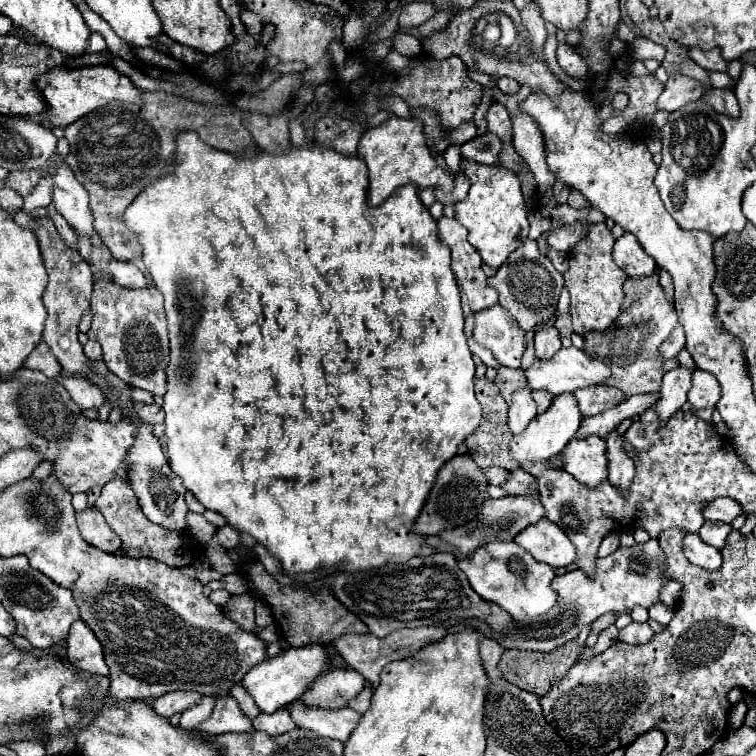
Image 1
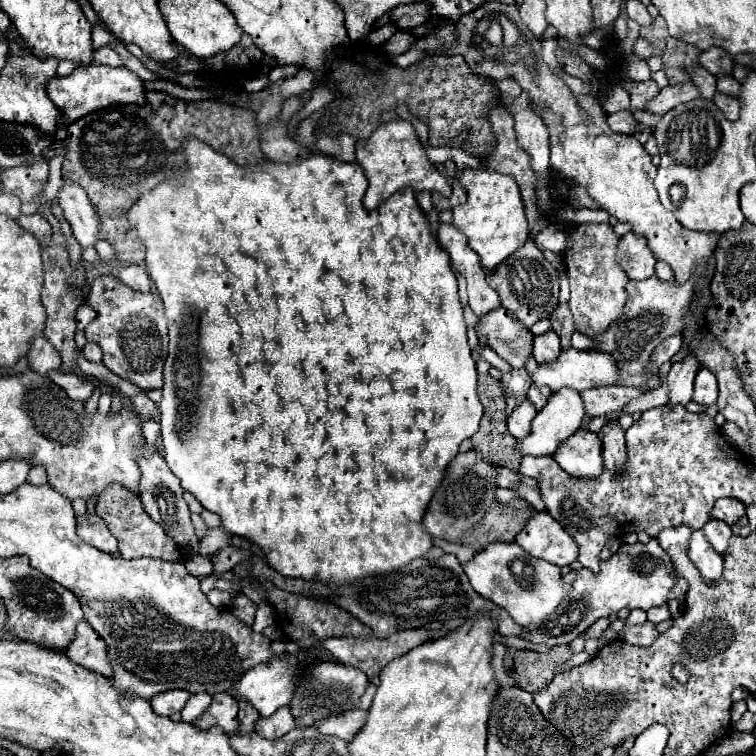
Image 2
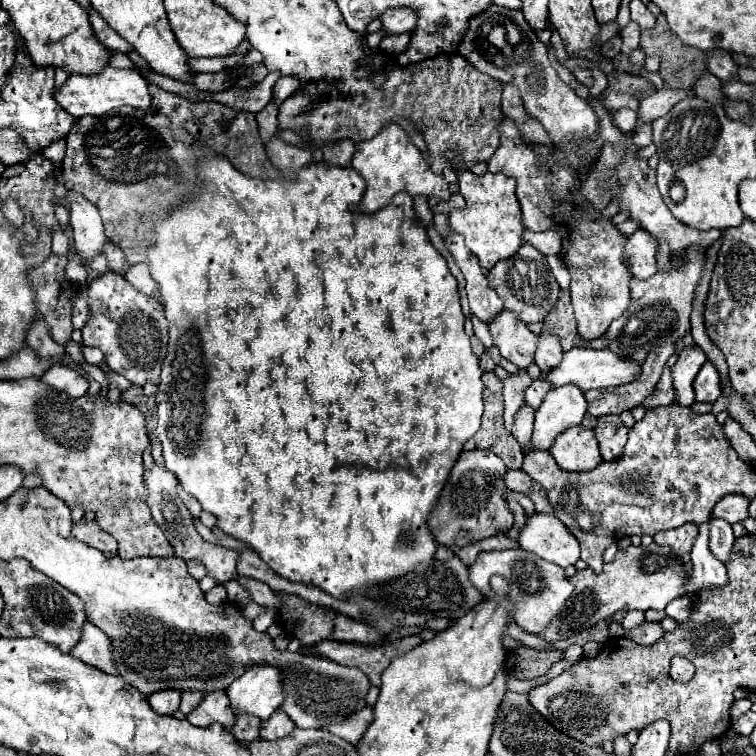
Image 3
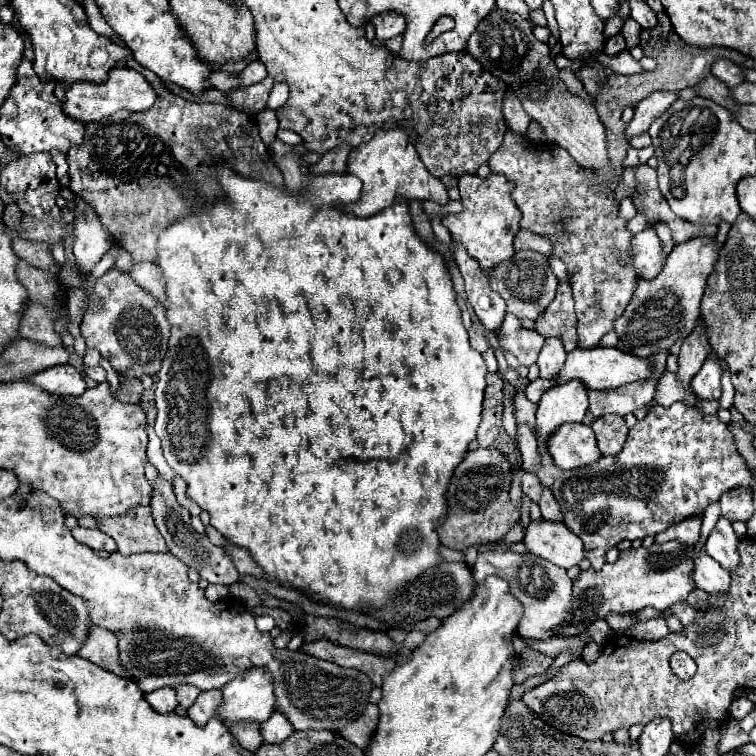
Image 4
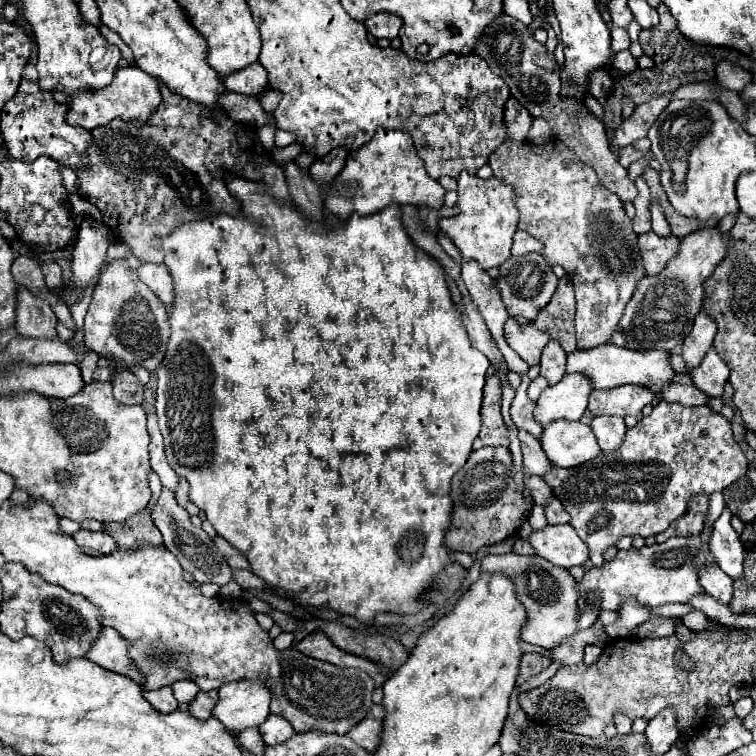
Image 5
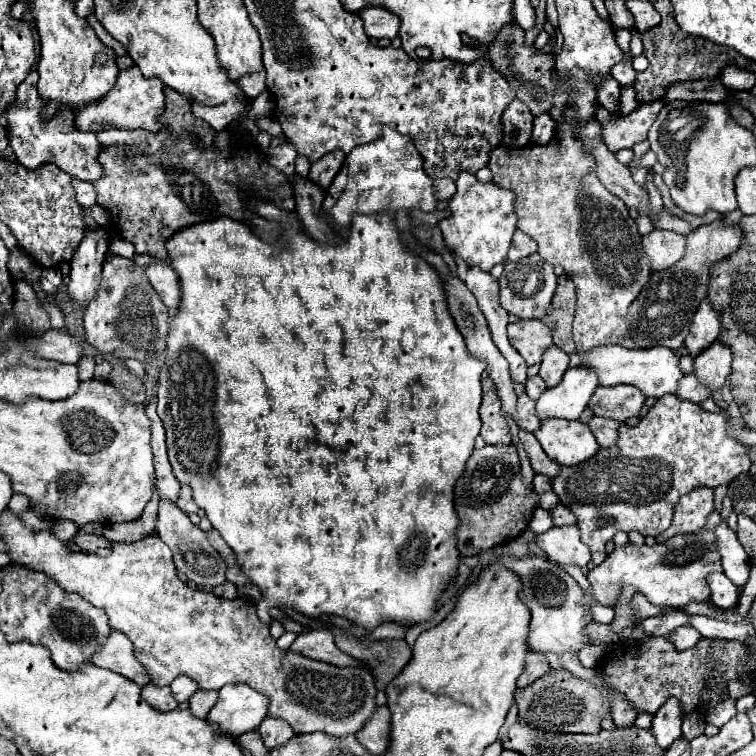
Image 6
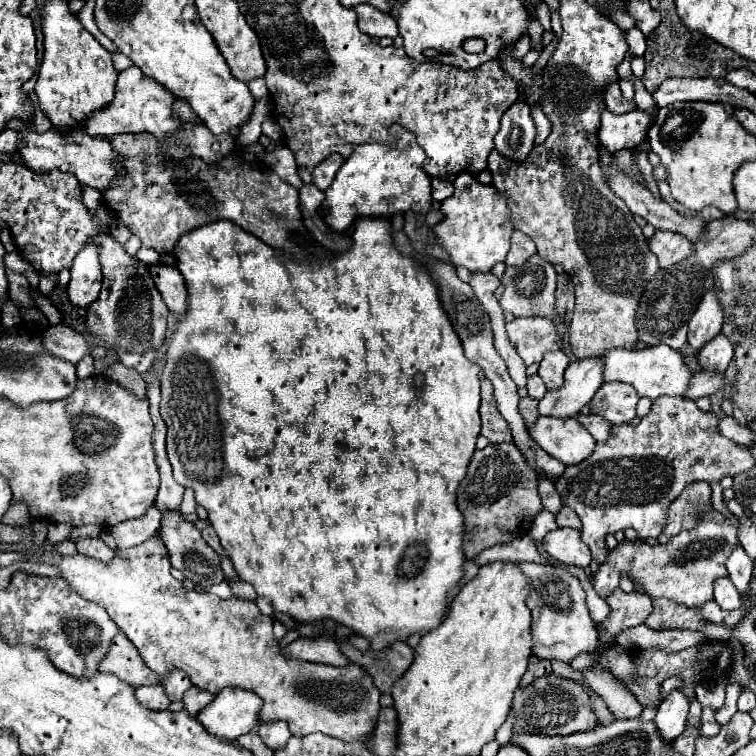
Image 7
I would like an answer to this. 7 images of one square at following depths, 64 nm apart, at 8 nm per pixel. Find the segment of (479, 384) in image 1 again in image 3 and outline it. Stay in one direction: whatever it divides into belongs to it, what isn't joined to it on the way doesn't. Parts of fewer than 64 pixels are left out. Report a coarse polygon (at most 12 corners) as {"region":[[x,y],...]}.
{"region":[[484,372],[484,416],[476,448],[512,470],[522,446],[502,424],[502,382]]}

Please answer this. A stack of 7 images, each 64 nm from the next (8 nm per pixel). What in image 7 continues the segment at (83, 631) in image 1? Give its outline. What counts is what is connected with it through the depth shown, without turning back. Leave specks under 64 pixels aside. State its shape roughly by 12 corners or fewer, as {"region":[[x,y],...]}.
{"region":[[122,632],[98,670],[136,688],[158,684]]}

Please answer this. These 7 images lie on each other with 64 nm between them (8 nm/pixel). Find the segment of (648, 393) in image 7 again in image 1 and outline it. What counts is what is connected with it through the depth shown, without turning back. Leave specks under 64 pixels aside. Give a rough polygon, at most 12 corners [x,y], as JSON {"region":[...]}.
{"region":[[560,348],[524,370],[530,390],[558,396],[602,384],[610,370],[582,350]]}

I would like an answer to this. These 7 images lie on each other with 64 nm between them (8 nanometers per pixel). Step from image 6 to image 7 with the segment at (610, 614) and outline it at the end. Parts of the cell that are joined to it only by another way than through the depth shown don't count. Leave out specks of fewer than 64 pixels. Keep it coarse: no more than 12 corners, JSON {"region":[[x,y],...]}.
{"region":[[564,566],[576,576],[586,592],[586,604],[596,624],[610,614],[606,600],[596,596],[586,572],[576,566]]}

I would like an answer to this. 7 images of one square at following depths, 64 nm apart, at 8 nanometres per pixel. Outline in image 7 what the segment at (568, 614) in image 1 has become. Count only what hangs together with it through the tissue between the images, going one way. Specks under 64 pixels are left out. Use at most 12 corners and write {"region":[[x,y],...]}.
{"region":[[712,512],[666,544],[622,542],[592,576],[652,598],[712,600],[738,518]]}

